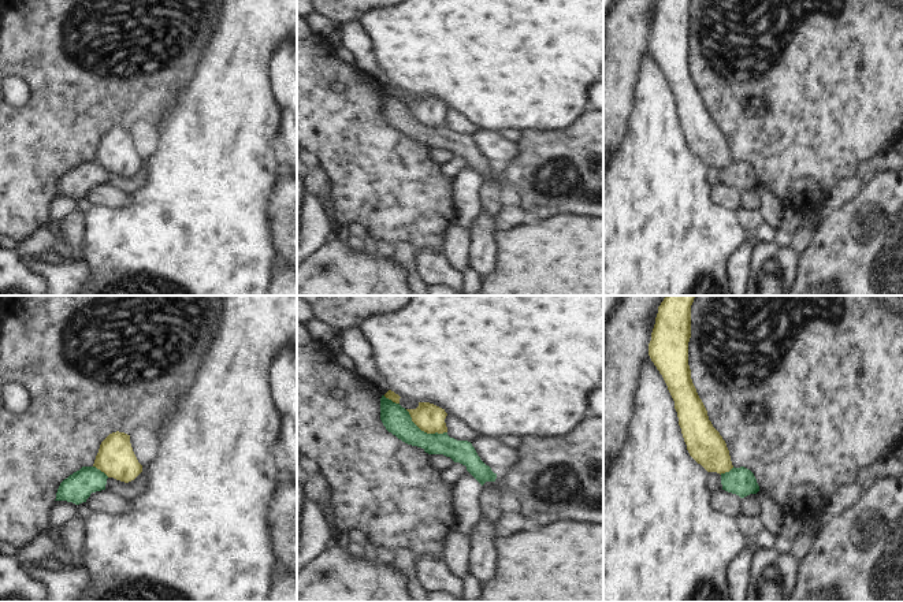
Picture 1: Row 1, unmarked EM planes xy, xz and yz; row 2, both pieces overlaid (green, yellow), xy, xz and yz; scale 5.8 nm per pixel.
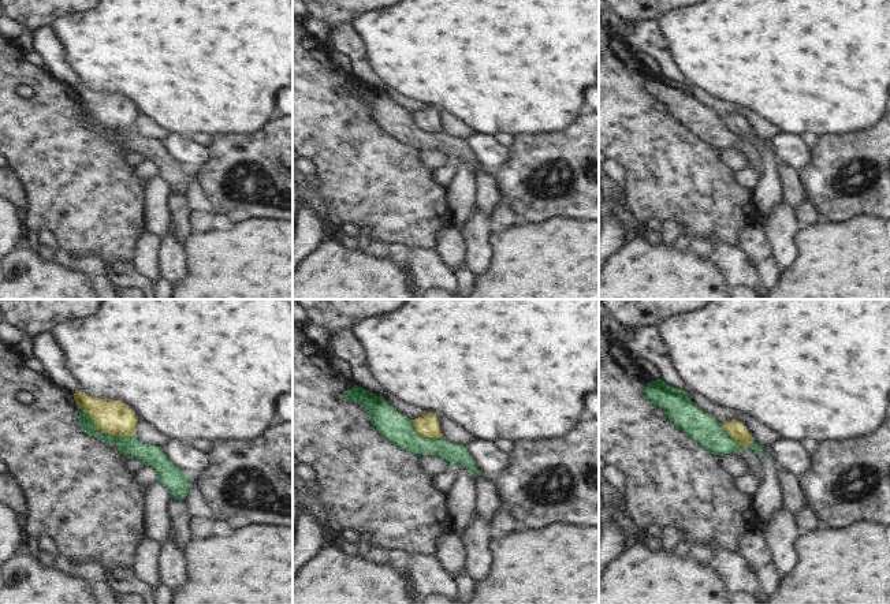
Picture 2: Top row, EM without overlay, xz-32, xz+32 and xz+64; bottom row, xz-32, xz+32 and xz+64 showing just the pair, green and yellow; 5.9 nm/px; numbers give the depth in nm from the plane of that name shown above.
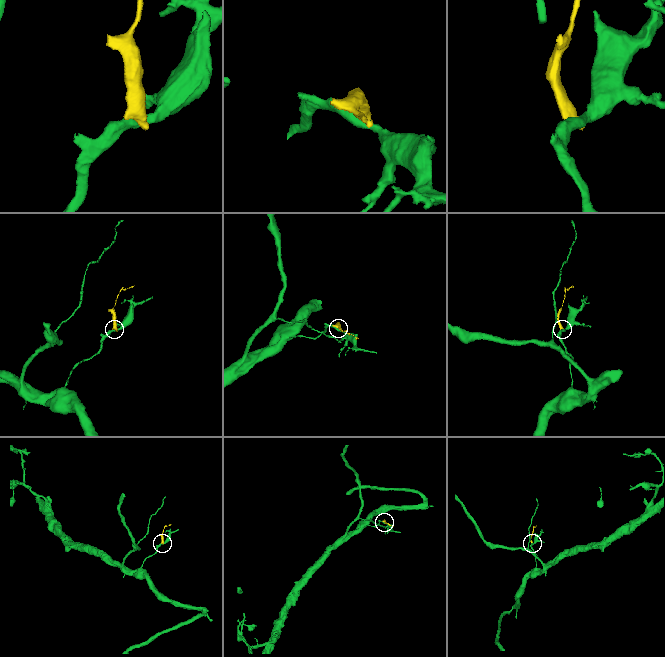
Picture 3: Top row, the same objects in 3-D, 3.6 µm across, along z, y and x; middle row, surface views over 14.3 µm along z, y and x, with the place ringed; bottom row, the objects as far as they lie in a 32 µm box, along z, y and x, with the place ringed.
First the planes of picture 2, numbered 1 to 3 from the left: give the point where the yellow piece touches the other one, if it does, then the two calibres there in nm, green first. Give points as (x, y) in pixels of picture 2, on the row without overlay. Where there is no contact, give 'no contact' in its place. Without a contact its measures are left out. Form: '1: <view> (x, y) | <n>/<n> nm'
1: xz-32 (105, 127) | 120/200 nm
2: xz+32 (424, 131) | 170/130 nm
3: xz+64 (734, 135) | 180/110 nm

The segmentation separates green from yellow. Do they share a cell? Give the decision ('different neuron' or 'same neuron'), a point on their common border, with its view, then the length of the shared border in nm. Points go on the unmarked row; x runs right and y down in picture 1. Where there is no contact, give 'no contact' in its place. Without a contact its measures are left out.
different neuron; contact xz (423, 125); length 280 nm

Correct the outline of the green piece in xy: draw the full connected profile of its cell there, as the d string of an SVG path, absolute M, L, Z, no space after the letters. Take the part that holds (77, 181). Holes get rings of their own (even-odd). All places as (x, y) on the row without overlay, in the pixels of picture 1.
M82 160L60 176L55 194L86 196L92 186L105 183L107 172L96 160Z

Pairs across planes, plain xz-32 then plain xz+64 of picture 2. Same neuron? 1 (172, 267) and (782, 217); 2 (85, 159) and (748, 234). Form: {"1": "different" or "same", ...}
{"1": "same", "2": "different"}

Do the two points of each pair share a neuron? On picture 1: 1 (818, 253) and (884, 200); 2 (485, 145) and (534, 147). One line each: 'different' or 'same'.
1: same
2: different

